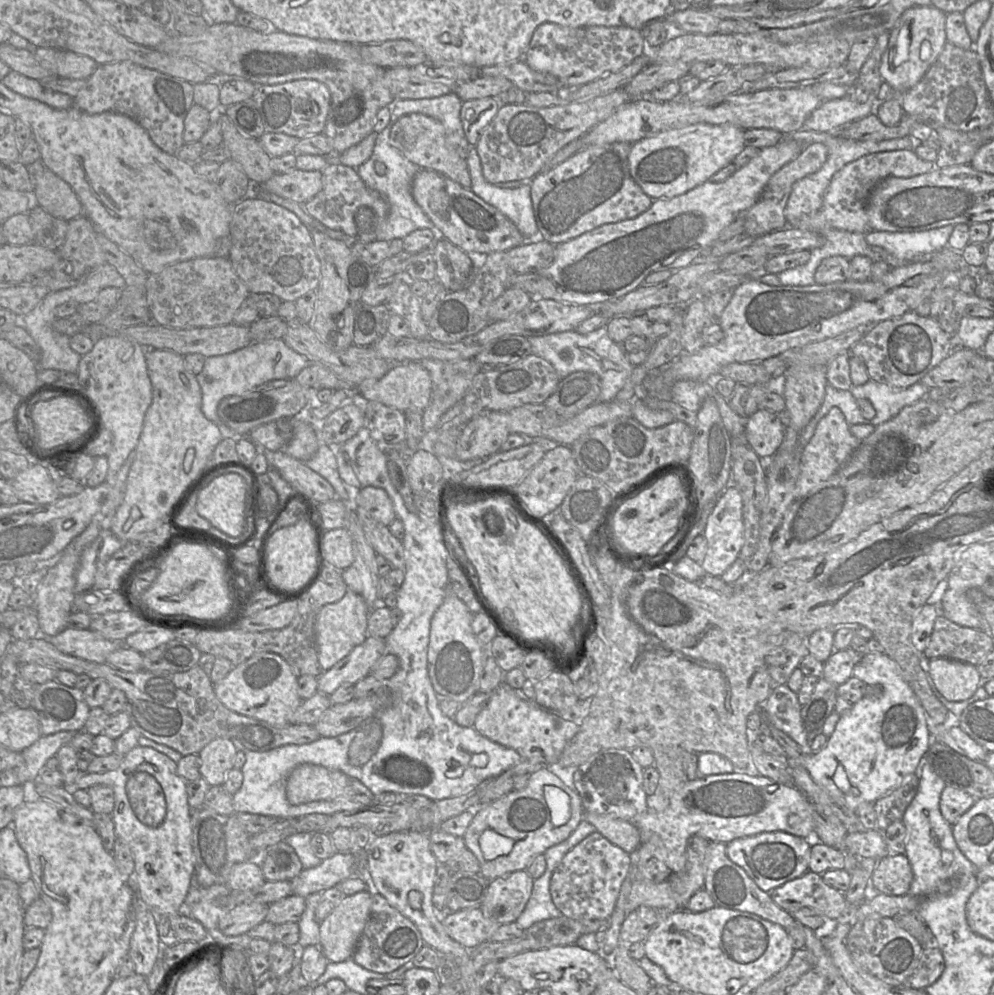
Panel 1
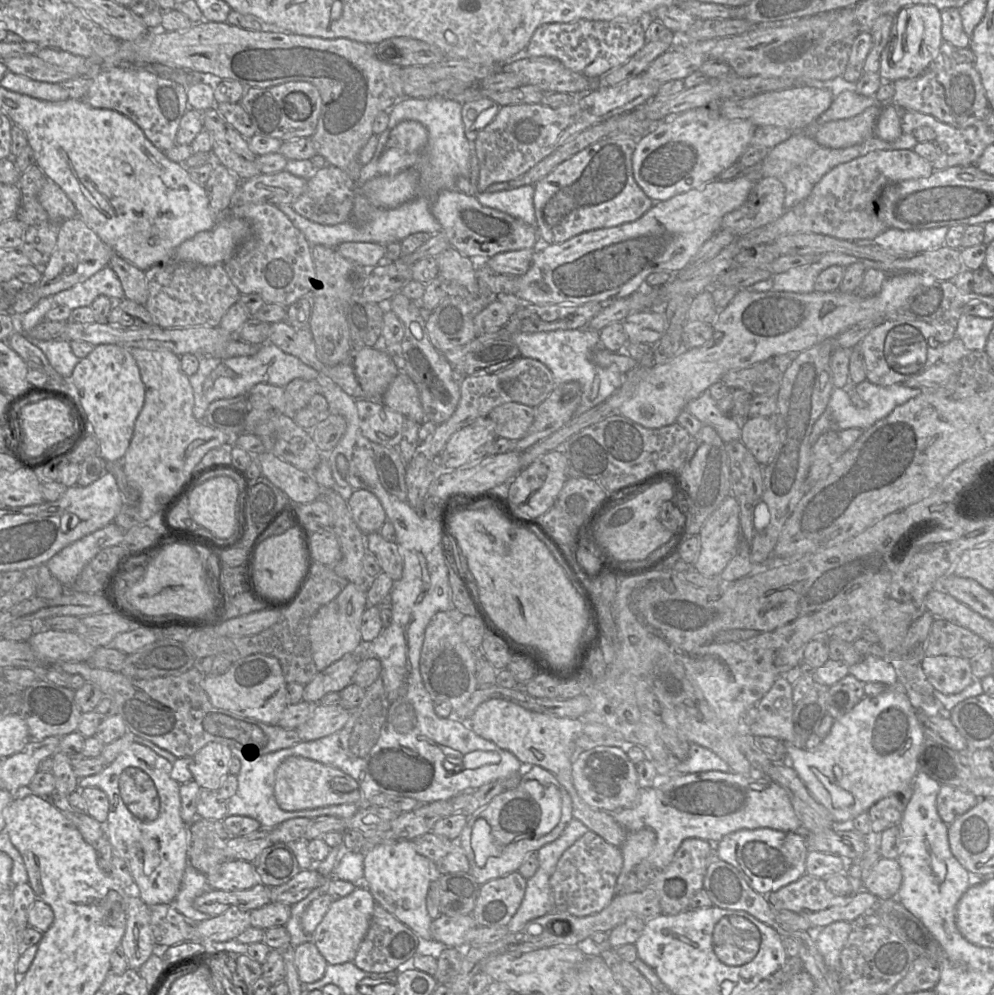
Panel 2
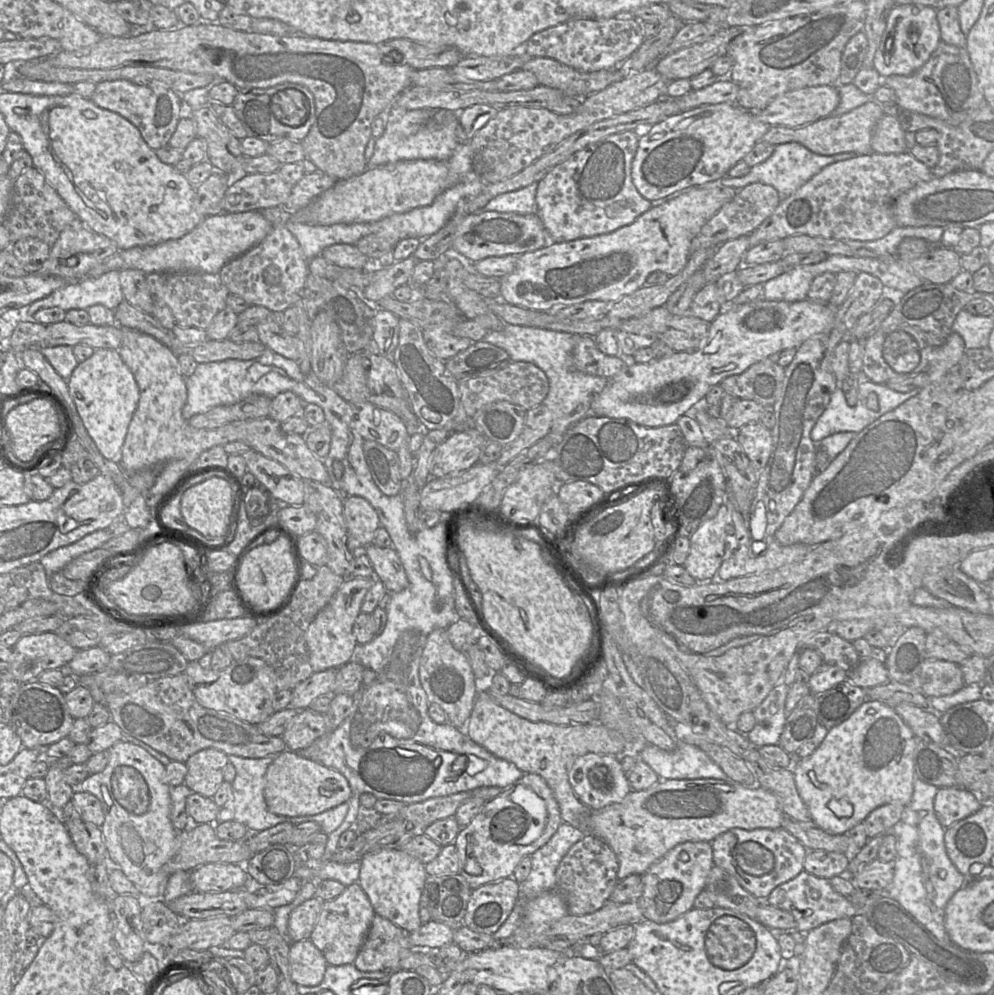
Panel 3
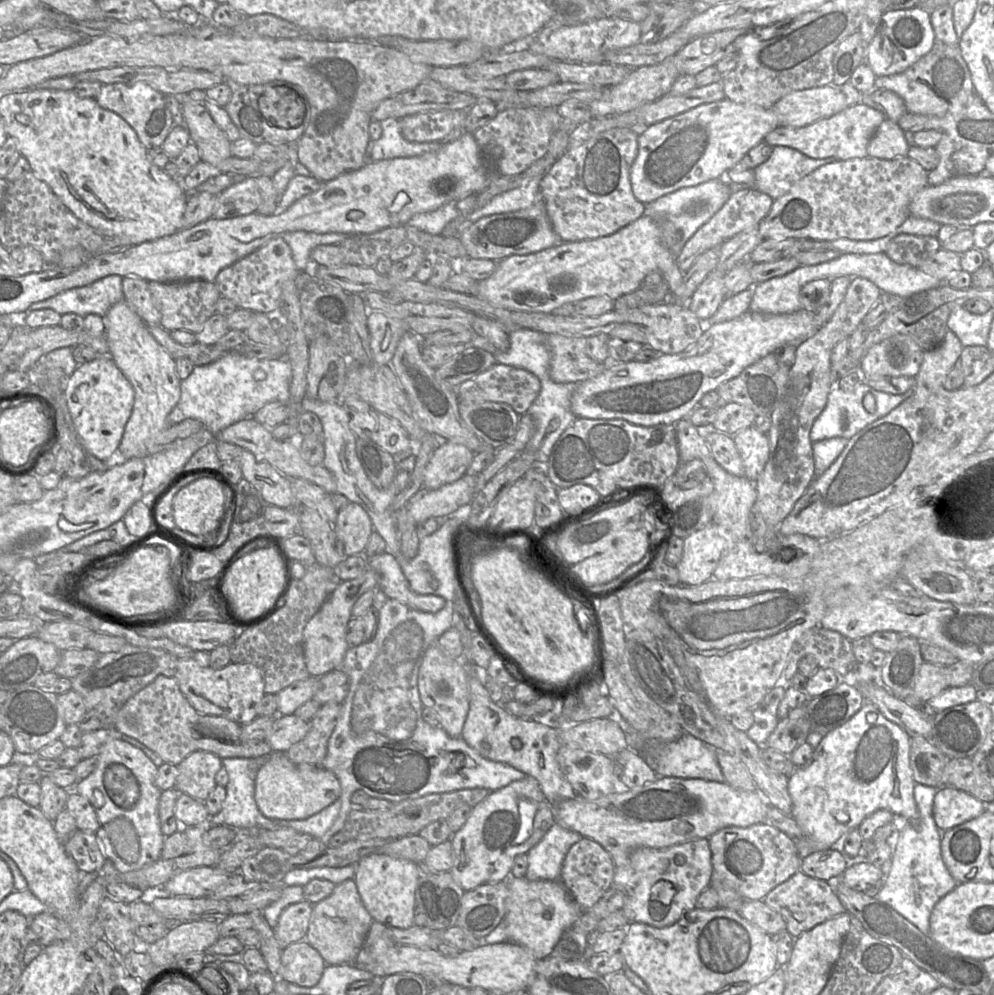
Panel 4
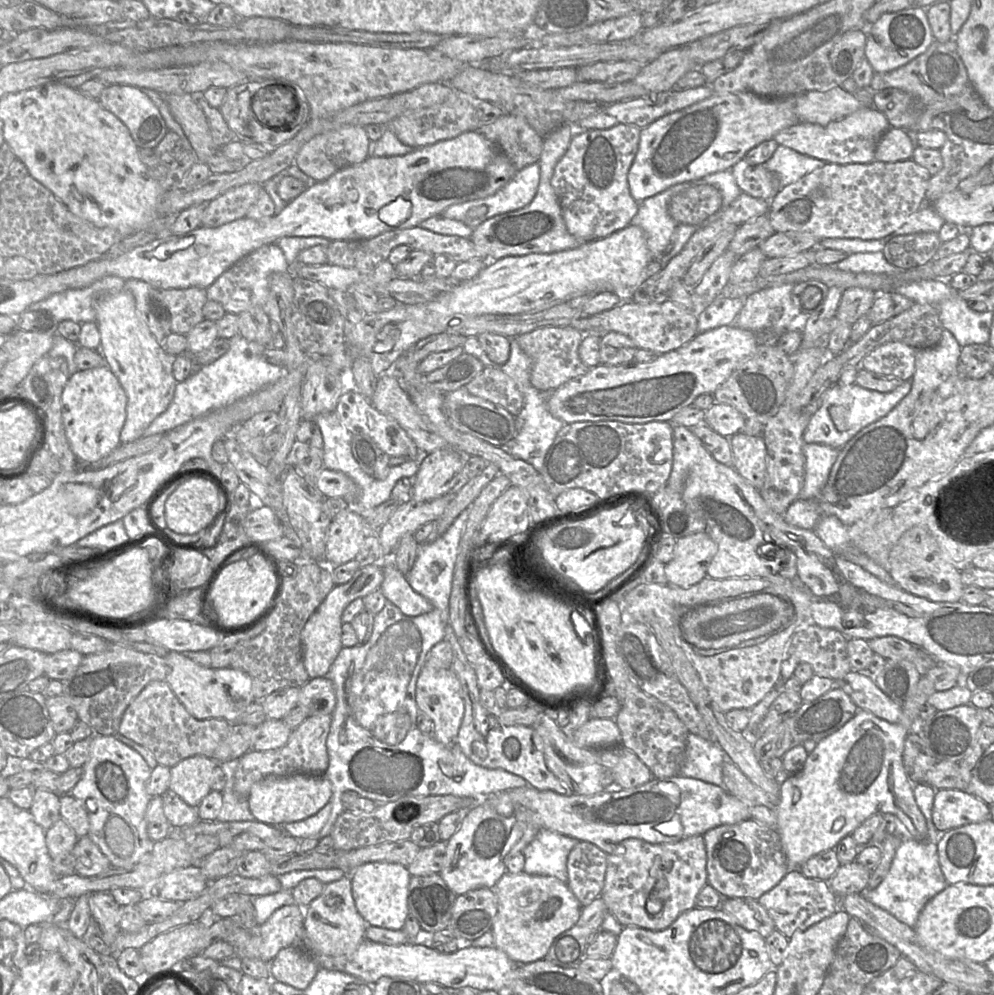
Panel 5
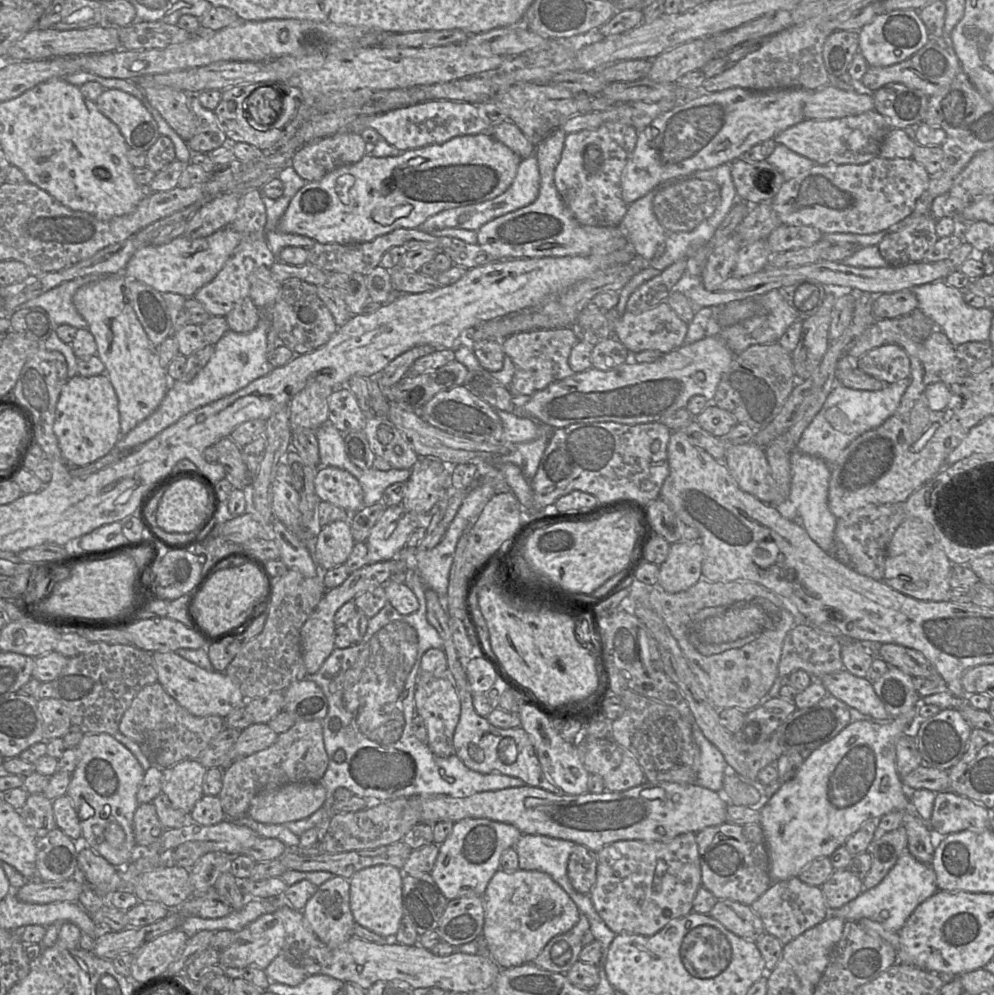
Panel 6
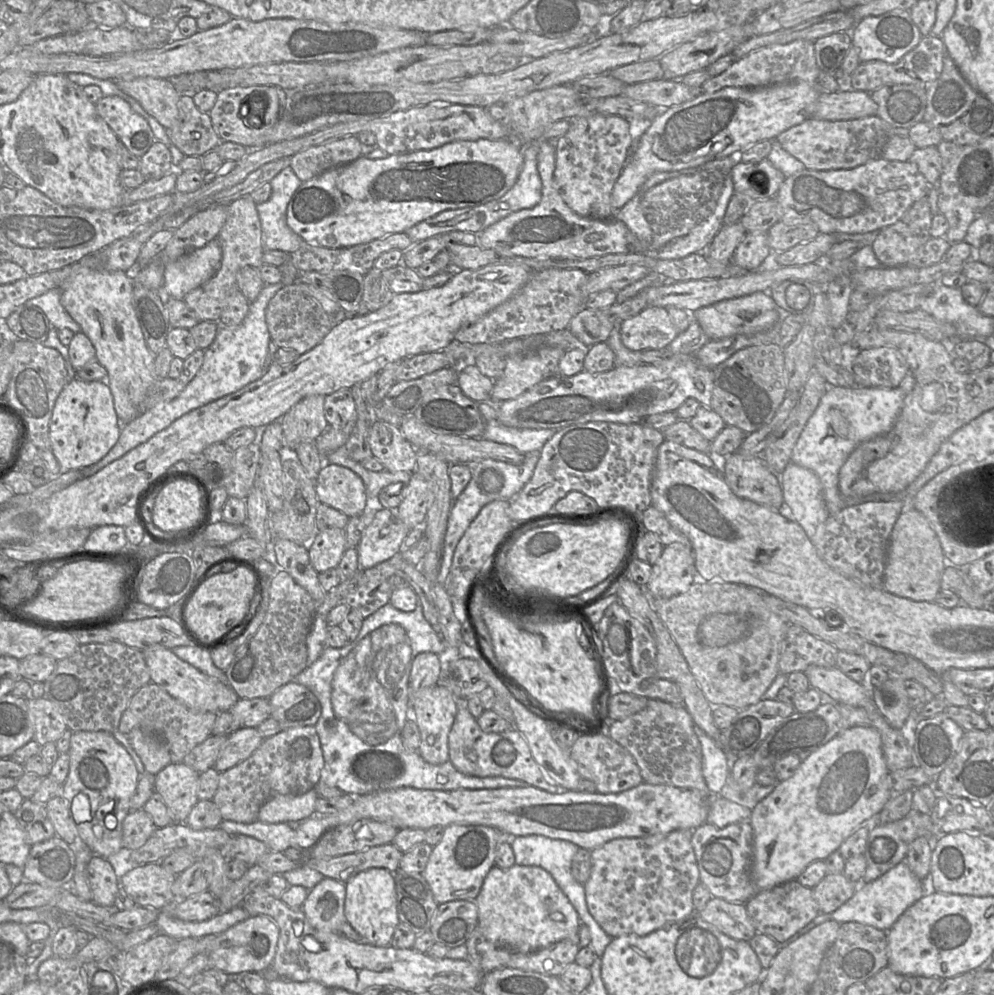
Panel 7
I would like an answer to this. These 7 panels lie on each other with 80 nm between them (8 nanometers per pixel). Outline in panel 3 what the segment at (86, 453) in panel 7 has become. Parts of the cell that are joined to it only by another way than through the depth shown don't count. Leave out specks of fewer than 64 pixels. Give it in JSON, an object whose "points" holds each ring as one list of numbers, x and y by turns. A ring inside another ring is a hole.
{"points":[[95,350,90,358,77,365,67,384,77,412,99,452,108,460,118,460,140,398,137,382,119,352]]}

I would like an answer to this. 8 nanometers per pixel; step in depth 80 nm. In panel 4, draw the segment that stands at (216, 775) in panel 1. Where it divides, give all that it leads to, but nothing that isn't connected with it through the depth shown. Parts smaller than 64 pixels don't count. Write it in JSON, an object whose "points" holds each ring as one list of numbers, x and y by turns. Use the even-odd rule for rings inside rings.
{"points":[[195,751,177,765,175,788,204,802,215,788,215,777,222,766,222,759,215,754]]}

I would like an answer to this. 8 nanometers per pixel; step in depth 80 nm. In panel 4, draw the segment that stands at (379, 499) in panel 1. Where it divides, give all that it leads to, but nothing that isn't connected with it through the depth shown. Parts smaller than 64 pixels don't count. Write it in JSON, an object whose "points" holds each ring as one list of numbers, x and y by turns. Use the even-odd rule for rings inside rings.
{"points":[[349,502,338,512,335,531,343,545,344,555,349,557,363,553,374,528,366,510]]}

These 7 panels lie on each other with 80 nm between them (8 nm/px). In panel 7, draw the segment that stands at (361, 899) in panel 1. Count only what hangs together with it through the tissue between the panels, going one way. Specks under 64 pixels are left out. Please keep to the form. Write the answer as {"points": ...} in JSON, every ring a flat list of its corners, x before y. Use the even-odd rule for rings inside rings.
{"points":[[324,877,308,894,302,911,309,923,317,930,329,933,338,933,339,927,347,922,344,914,344,903,346,897,345,883]]}

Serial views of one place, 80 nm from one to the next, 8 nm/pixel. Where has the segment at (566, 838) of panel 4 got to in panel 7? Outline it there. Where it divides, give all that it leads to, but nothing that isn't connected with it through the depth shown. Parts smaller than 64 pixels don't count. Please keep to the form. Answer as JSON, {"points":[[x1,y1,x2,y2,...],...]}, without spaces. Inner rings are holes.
{"points":[[542,835,511,837,510,845,514,852,515,864,522,866,537,866,546,870,552,876,556,884,577,911,580,918,580,925,583,924,584,913,585,911,589,912,584,885,580,884,571,873,573,856,580,847,569,841,551,839]]}

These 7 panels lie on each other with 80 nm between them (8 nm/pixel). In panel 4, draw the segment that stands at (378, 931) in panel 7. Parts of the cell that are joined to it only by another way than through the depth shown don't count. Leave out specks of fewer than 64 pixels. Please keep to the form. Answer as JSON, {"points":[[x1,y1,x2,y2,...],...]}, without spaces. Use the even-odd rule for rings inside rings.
{"points":[[371,854,357,863,354,875,365,909,373,918,388,927,408,929,414,925,415,892,421,872,418,864,385,854]]}

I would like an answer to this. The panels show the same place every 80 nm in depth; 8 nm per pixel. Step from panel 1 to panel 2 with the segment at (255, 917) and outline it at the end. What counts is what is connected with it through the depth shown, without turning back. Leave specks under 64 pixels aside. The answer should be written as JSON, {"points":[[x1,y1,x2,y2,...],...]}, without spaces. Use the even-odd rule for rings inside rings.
{"points":[[231,908,219,916,194,924,194,940,189,942,214,943,235,939,250,925,250,912]]}

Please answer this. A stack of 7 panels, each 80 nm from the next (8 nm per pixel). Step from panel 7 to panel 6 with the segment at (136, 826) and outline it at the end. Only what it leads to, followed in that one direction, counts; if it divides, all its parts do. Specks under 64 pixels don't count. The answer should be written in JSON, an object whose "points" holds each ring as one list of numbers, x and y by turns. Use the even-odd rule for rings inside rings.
{"points":[[151,802,140,804,133,818,133,831,137,845,149,846,162,835,164,830,154,804]]}

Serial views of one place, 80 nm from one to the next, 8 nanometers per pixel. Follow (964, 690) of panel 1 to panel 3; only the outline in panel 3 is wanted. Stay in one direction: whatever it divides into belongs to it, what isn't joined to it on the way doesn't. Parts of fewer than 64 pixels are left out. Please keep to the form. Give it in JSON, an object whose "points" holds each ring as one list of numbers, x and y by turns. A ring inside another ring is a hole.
{"points":[[925,659,920,668,920,687,926,697,951,695,965,686,959,664]]}

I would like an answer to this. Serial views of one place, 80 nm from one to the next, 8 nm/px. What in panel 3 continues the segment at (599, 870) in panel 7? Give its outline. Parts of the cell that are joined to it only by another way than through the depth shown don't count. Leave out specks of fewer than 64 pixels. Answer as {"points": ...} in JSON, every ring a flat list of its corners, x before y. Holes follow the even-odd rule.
{"points":[[687,841,669,850,641,875,643,892,637,904,644,919,659,924,667,923,694,908,694,901,705,889,713,866,711,842]]}

